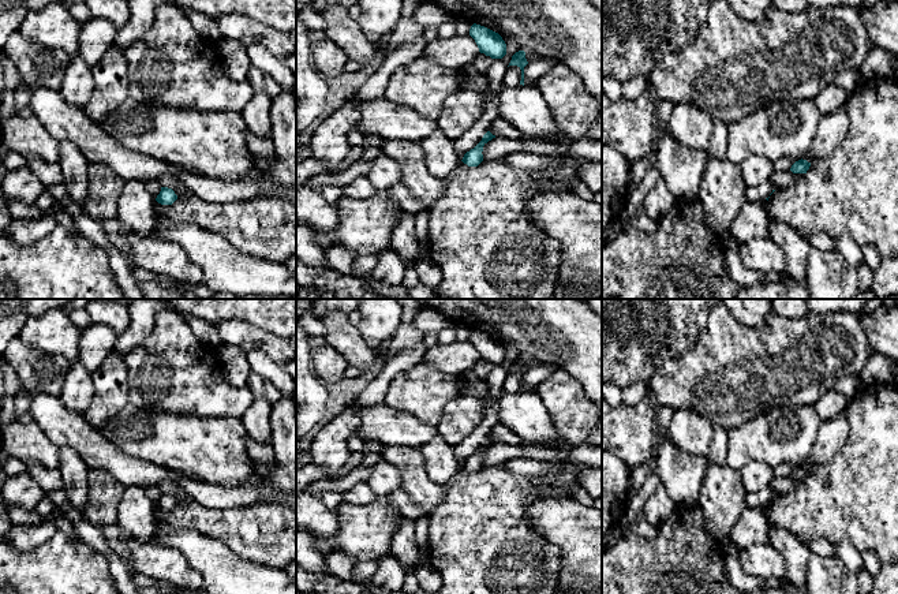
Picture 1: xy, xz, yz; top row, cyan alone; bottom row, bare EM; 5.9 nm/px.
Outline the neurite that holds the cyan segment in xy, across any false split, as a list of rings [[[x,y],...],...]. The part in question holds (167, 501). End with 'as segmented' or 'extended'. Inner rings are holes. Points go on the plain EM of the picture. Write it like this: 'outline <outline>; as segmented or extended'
outline [[[161,493],[161,497],[156,504],[156,507],[161,511],[172,511],[176,505],[177,505],[177,501],[172,494],[168,494],[168,493]]]; as segmented

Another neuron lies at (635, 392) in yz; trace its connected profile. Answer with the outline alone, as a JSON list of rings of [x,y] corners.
[[[633,382],[625,389],[622,389],[622,392],[624,403],[628,406],[636,406],[640,400],[643,400],[647,396],[648,389],[643,382]]]

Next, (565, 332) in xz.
[[[423,299],[456,325],[468,326],[513,345],[520,356],[557,365],[573,376],[602,410],[602,318],[580,299]]]

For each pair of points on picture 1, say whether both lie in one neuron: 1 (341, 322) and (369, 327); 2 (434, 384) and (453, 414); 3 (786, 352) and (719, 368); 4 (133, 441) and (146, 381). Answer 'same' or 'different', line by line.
1: different
2: different
3: same
4: different

